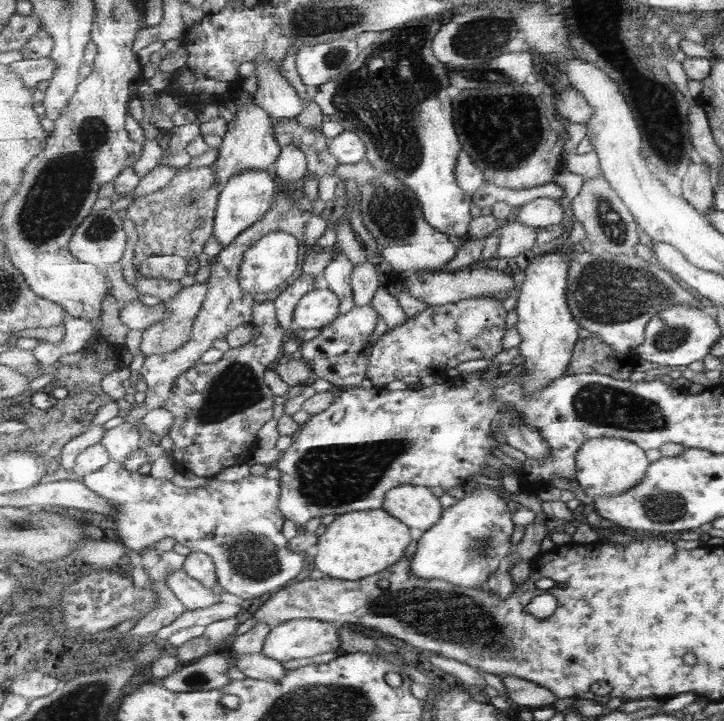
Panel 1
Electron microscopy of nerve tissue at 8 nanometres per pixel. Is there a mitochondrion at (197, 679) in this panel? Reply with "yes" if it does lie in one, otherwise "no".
yes

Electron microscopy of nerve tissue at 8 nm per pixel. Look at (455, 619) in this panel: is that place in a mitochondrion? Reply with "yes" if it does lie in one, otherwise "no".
yes

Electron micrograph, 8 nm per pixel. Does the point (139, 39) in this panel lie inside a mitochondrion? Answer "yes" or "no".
no

